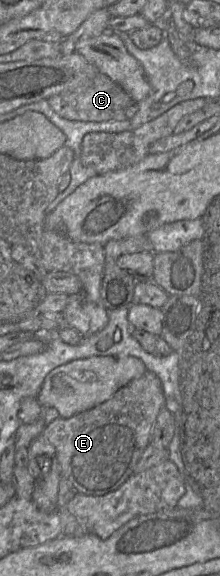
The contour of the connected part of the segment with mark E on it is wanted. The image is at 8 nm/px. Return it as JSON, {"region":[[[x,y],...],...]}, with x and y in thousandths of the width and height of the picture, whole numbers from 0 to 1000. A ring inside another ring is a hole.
{"region":[[[664,642],[641,655],[545,674],[500,693],[445,705],[318,726],[264,724],[209,736],[186,757],[250,776],[273,825],[332,840],[345,854],[468,861],[536,849],[605,823],[618,806],[686,767],[705,731],[750,696],[727,658]]]}

